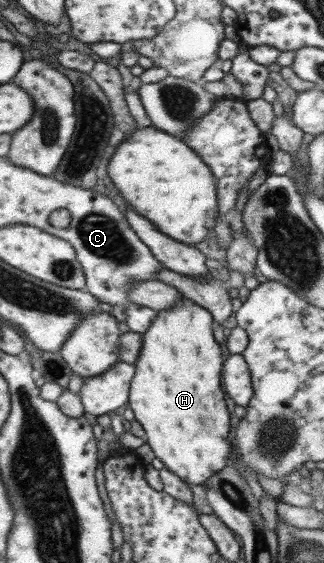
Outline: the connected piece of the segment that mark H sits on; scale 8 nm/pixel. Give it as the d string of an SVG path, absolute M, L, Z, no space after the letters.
M183 298L177 306L167 309L166 311L160 311L158 317L153 321L153 324L150 325L150 328L142 334L143 348L140 352L140 357L136 360L134 378L132 378L132 382L130 382L129 408L133 411L135 420L144 427L146 433L145 442L151 446L155 457L159 458L164 463L165 468L170 470L170 472L174 472L174 474L178 476L178 479L181 479L184 483L188 482L187 484L206 484L206 480L208 480L210 476L214 476L216 472L232 464L232 460L228 457L232 449L232 444L228 439L228 434L230 434L230 414L226 400L224 399L226 394L224 394L224 390L222 390L221 381L224 358L221 356L222 350L212 333L212 323L213 317L210 312L207 312L204 308L201 308L192 300L186 298Z

